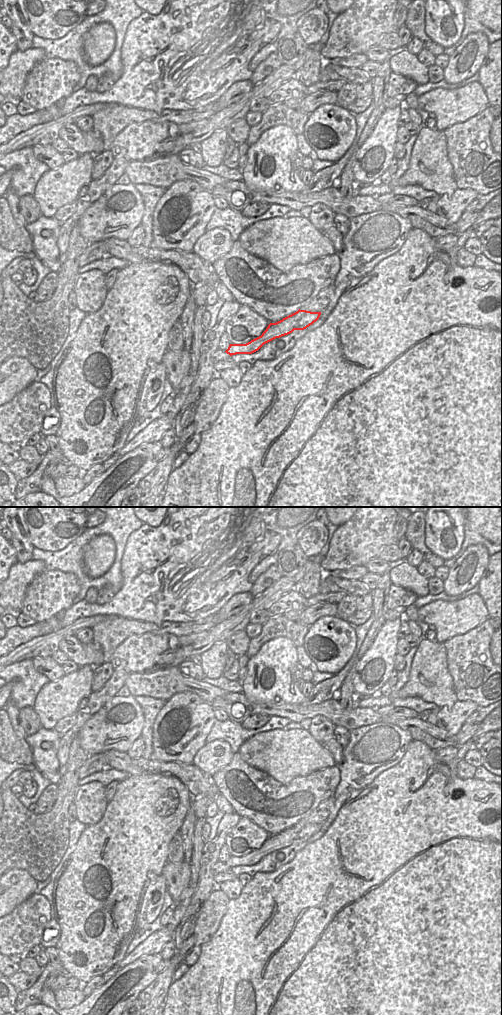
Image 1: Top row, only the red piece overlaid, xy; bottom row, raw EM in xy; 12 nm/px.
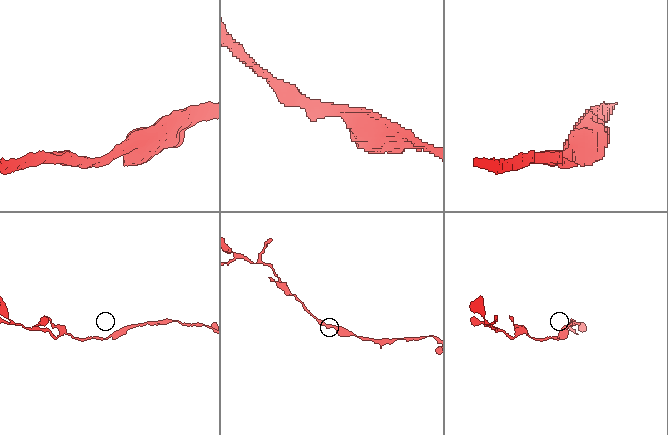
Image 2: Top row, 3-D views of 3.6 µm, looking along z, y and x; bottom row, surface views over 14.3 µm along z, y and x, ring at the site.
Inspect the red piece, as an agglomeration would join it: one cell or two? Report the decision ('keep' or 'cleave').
keep

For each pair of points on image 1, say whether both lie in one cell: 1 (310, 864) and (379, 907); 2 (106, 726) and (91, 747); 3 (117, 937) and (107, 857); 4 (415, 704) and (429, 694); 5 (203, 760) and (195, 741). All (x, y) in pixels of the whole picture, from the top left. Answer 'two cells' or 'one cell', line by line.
1: one cell
2: one cell
3: one cell
4: two cells
5: two cells

